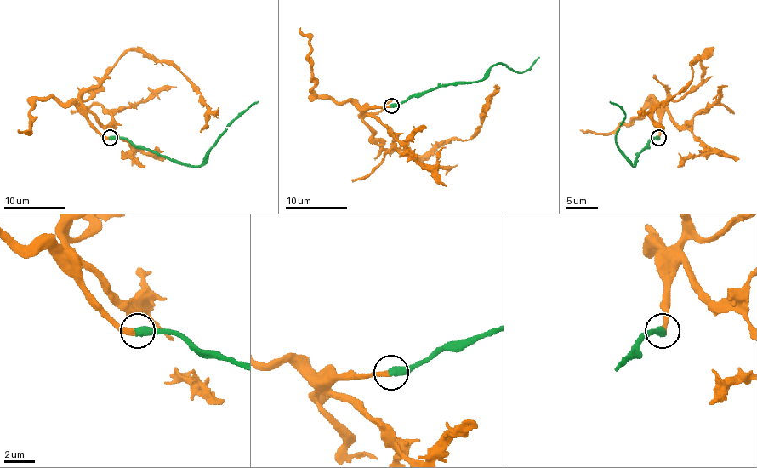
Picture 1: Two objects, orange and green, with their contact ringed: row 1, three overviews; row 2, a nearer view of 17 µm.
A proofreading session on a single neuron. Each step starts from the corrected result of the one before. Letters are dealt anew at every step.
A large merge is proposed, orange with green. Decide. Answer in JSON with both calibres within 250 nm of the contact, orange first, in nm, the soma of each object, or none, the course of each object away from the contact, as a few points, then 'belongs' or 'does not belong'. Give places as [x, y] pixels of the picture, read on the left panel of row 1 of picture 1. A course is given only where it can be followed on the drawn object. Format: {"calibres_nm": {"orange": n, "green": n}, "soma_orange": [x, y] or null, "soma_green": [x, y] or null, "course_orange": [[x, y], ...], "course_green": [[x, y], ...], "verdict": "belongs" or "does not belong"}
{"calibres_nm": {"orange": 320, "green": 550}, "soma_orange": null, "soma_green": null, "course_orange": [[110, 137], [89, 120], [80, 99], [134, 50], [168, 61], [195, 86], [207, 111], [199, 133]], "course_green": [[110, 137], [119, 137], [140, 145], [182, 163], [199, 165], [221, 133], [258, 101]], "verdict": "belongs"}

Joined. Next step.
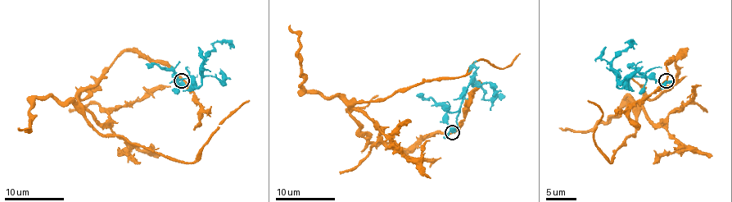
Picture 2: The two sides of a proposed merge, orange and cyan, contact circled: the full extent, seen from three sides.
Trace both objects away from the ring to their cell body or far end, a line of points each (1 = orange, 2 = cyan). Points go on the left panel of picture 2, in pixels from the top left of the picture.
1: (181, 80), (164, 64), (125, 51), (78, 98), (83, 114), (103, 135), (192, 162), (214, 130), (250, 100)
2: (181, 80), (176, 80), (192, 76), (201, 85), (201, 61), (215, 42), (235, 48)

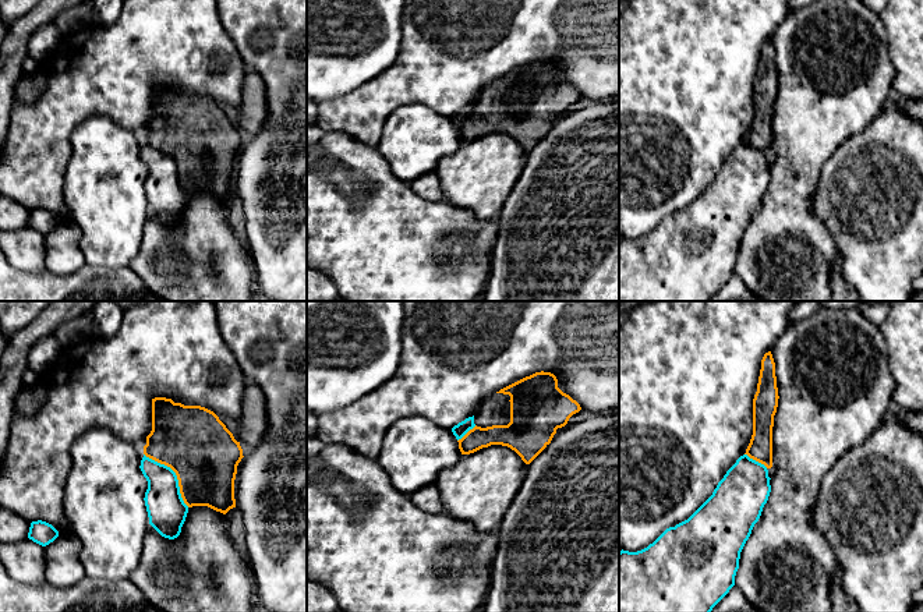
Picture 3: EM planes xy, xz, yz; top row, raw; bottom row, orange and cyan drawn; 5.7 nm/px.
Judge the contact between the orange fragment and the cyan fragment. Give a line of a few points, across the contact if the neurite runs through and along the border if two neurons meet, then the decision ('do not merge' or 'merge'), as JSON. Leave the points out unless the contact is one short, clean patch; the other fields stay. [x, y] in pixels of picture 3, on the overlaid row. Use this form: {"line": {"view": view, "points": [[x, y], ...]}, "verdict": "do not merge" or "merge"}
{"verdict": "do not merge"}

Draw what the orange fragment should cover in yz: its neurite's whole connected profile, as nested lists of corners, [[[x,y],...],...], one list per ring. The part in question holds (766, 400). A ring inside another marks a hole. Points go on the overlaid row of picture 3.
[[[768,351],[761,360],[757,392],[753,399],[753,435],[745,453],[767,468],[772,467],[772,427],[778,399],[775,362]]]

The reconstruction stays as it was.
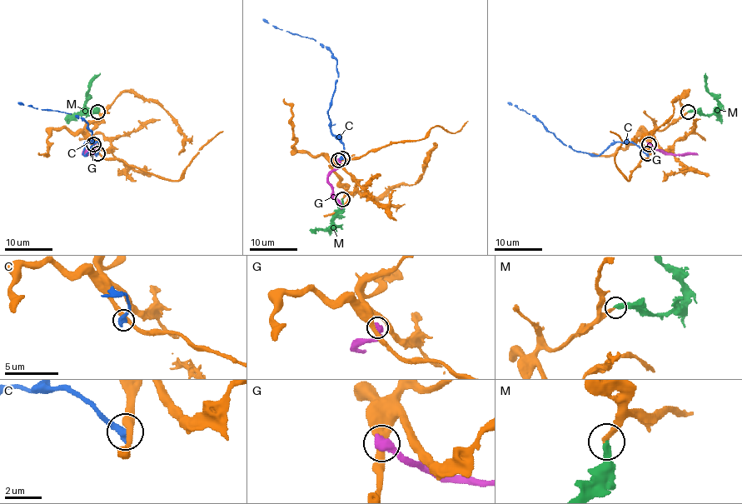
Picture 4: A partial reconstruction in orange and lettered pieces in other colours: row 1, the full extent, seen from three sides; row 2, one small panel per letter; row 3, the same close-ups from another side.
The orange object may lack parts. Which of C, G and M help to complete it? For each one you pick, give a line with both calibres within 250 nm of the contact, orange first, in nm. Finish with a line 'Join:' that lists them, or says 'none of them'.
M: calibres 240 and 380 nm
Join: M

